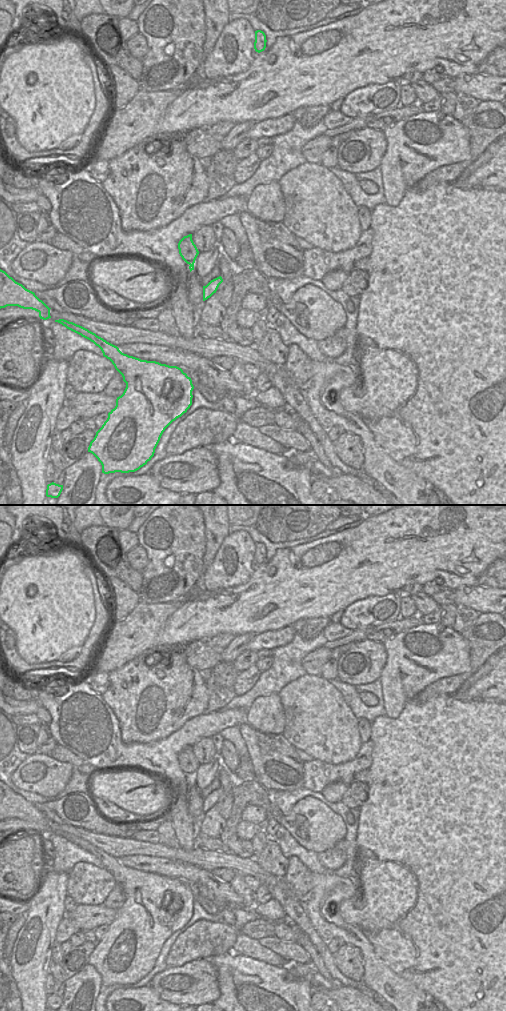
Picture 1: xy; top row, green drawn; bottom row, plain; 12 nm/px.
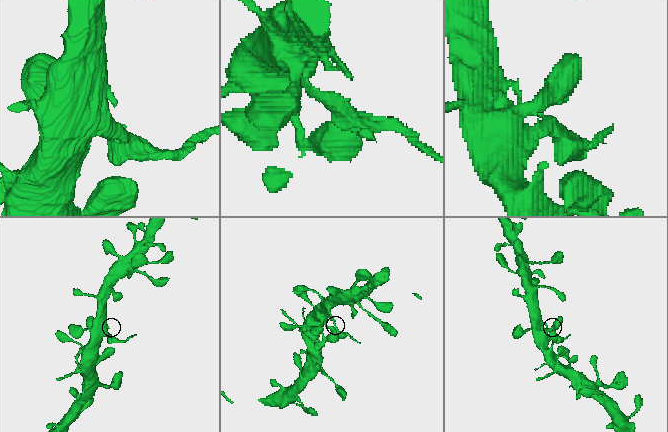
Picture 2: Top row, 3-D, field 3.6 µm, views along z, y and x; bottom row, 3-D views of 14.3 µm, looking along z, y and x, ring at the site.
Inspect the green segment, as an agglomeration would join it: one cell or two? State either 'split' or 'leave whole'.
leave whole

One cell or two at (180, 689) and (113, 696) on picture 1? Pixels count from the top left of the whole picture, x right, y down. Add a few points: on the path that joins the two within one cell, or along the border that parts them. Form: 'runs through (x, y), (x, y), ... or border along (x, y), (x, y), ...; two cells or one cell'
runs through (163, 688), (152, 683), (137, 694), (130, 695); one cell

